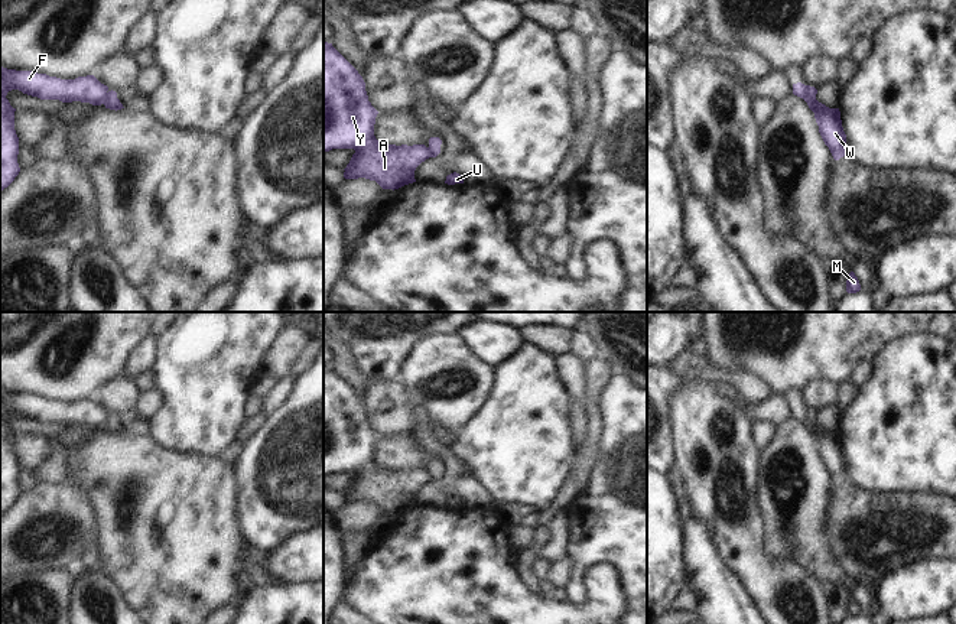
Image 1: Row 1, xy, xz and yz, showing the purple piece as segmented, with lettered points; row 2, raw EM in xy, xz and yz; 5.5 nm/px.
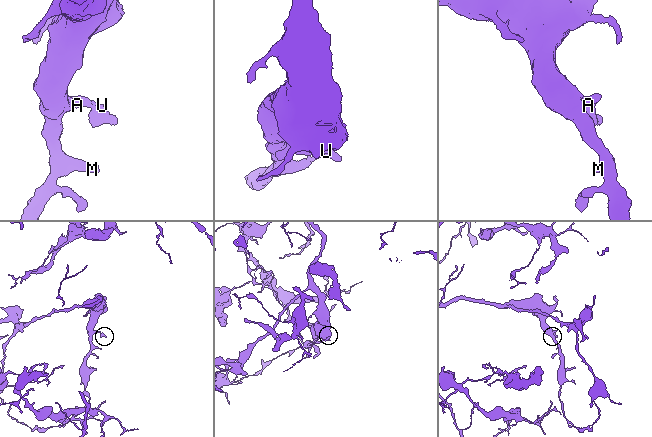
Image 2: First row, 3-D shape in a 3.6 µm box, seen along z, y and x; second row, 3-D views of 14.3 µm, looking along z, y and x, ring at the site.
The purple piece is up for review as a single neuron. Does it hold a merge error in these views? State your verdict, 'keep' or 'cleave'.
cleave

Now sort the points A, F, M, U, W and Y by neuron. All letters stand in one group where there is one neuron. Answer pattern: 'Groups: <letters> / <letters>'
Groups: A F M Y / U W.

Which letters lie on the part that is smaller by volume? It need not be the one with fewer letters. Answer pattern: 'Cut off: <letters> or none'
Cut off: U, W.

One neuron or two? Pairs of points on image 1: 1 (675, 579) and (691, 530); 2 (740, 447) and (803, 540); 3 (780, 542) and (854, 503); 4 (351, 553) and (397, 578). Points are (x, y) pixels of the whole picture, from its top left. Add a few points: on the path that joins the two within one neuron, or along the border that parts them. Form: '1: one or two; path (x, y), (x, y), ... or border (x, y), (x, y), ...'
1: two; border (682, 522), (682, 559), (685, 585), (688, 588)
2: two; border (761, 452), (755, 481), (757, 506)
3: two; border (833, 484), (826, 527), (826, 542), (831, 551)
4: two; border (371, 536), (368, 551), (355, 564), (348, 566)

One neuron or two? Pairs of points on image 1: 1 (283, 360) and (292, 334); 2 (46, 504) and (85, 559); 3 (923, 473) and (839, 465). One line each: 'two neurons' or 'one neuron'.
1: one neuron
2: two neurons
3: two neurons

